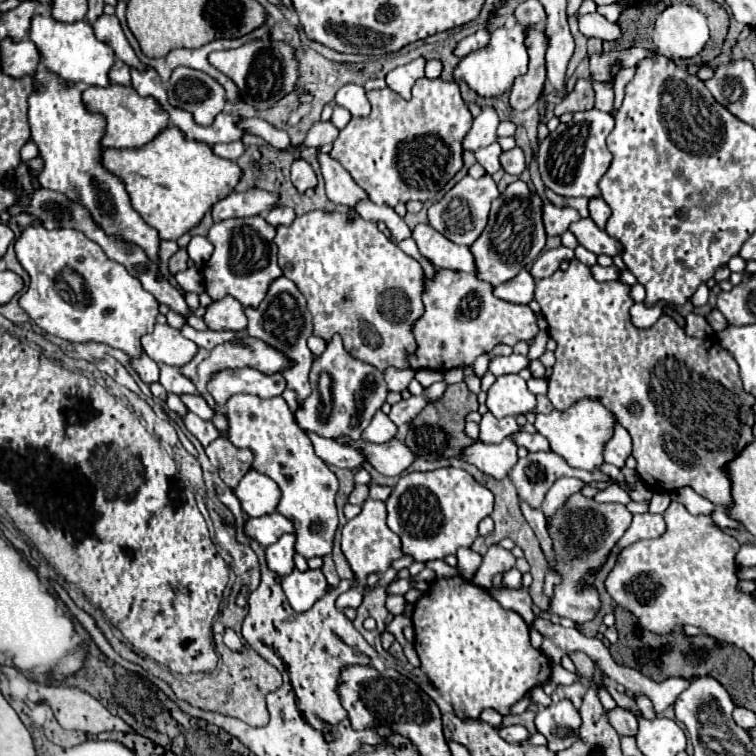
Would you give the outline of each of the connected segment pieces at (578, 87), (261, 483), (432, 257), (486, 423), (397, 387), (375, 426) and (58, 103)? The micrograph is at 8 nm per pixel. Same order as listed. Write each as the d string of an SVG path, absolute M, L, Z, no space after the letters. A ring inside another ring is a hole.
M577 80L573 92L569 92L557 106L555 106L555 116L561 116L565 112L581 112L581 110L591 110L595 106L595 90L591 80Z
M249 470L233 492L239 498L243 512L249 516L263 516L275 512L281 496L277 484L255 470Z
M417 224L413 230L413 240L419 246L419 252L435 266L461 270L461 272L475 272L473 254L469 246L457 246L445 236L441 236L429 224Z
M491 412L483 414L479 426L481 426L479 440L487 442L487 444L499 444L503 438L507 438L509 434L513 434L513 432L519 430L519 424L517 424L517 420L513 416L497 420Z
M389 366L385 370L385 382L389 386L389 390L395 390L395 392L401 392L407 388L407 384L413 380L413 370L409 368L393 368Z
M377 410L371 424L365 428L361 438L371 444L383 444L383 442L393 440L395 432L397 432L397 426L389 420L389 416L385 416L381 410Z
M37 70L35 92L29 98L31 140L37 144L45 166L39 174L39 184L47 190L57 190L73 200L81 200L93 220L111 236L121 236L127 244L141 246L147 256L159 262L159 236L131 206L123 182L101 166L99 148L103 136L103 118L85 110L81 90L75 84L65 84L49 70Z

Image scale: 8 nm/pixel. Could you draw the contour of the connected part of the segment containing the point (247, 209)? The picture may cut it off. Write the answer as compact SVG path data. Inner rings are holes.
M253 188L247 192L235 192L229 194L227 198L219 200L213 210L213 222L221 222L227 218L239 218L239 216L255 216L255 214L263 214L271 208L275 208L277 204L277 194L265 192L261 188Z

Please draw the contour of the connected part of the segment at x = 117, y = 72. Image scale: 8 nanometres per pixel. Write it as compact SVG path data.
M115 60L115 66L111 68L111 74L109 74L109 80L113 84L121 84L121 86L129 86L131 84L131 76L129 76L129 68L121 62L121 60Z

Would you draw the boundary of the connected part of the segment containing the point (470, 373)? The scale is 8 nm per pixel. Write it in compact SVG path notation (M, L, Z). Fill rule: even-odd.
M471 366L464 368L464 381L471 392L478 394L481 391L481 381L474 374L473 368Z

